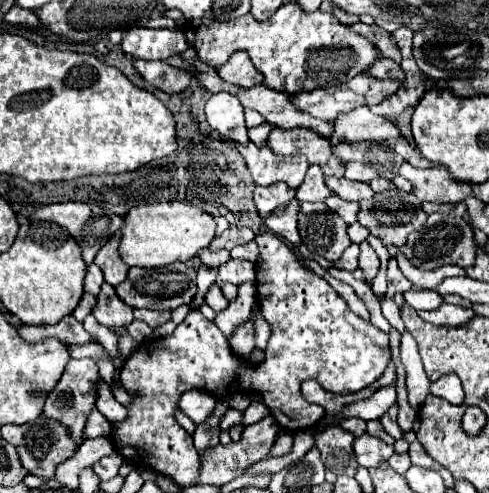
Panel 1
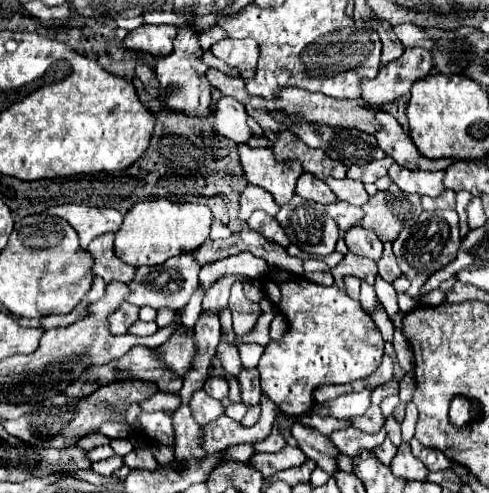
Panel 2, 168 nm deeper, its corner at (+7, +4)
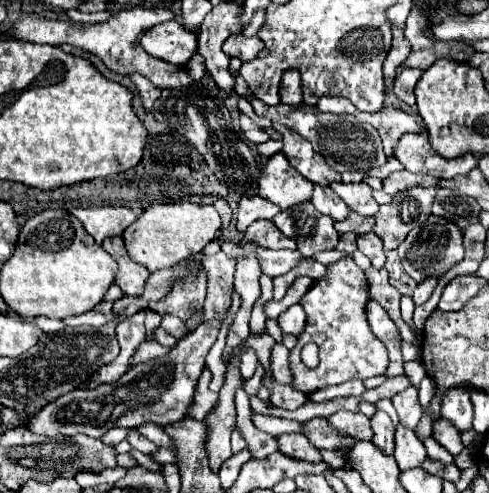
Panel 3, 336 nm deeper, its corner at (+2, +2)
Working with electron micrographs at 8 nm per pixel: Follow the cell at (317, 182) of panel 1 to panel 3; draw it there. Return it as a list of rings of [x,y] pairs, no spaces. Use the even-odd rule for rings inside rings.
[[[314,186],[314,196],[312,196],[312,204],[318,208],[318,212],[330,216],[332,220],[346,220],[348,216],[348,208],[346,204],[342,204],[342,200],[338,200],[338,194],[328,188],[328,186]]]

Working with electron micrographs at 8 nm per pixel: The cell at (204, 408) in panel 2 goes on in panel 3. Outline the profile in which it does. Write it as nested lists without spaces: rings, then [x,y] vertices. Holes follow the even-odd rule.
[[[212,320],[210,324],[198,324],[198,328],[186,338],[178,340],[174,352],[166,360],[150,360],[150,364],[136,364],[114,384],[102,384],[94,390],[72,390],[58,400],[46,404],[28,422],[28,430],[46,436],[76,436],[86,434],[100,438],[110,428],[136,428],[146,422],[170,424],[186,416],[192,396],[196,392],[196,382],[204,370],[204,358],[218,338],[220,324]]]

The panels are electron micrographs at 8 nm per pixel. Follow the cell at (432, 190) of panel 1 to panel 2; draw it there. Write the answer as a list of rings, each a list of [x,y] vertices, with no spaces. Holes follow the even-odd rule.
[[[393,164],[389,168],[389,174],[391,174],[393,182],[403,192],[433,198],[433,196],[439,196],[445,190],[445,186],[443,186],[445,170],[435,170],[435,172],[431,172],[431,170],[409,170],[409,168],[403,168],[399,164]]]

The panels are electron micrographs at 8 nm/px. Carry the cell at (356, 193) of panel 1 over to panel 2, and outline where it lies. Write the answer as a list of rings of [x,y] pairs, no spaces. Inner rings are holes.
[[[327,178],[325,182],[339,200],[345,200],[349,204],[363,206],[367,202],[367,198],[369,198],[369,194],[363,188],[363,182],[357,182],[357,180],[351,180],[351,178],[341,178],[341,180]]]

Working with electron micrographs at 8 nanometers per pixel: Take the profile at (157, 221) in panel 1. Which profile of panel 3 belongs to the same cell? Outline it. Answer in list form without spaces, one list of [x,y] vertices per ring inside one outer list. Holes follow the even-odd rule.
[[[174,202],[174,204],[154,204],[144,210],[144,214],[126,228],[122,234],[128,254],[134,262],[144,264],[150,272],[174,266],[176,262],[196,256],[204,250],[208,242],[214,240],[220,230],[220,216],[214,206]]]

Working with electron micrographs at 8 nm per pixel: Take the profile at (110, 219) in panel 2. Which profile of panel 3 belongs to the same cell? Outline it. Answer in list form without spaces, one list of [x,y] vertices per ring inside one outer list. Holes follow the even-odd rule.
[[[114,206],[74,208],[72,214],[84,224],[86,232],[92,234],[98,244],[102,244],[104,238],[122,236],[122,232],[136,220],[136,214],[130,208],[114,208]]]

